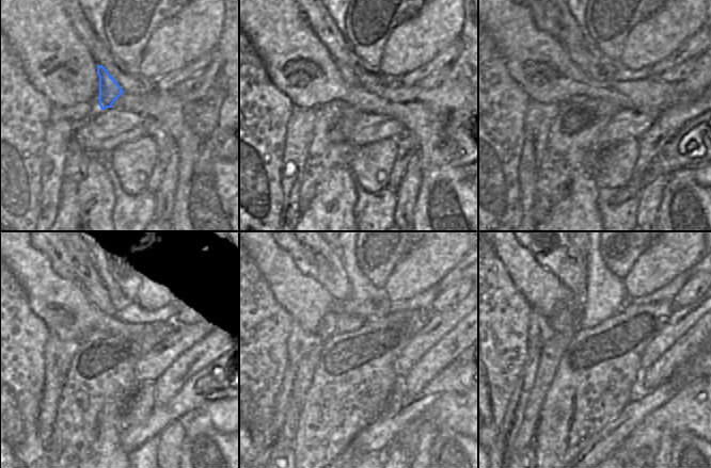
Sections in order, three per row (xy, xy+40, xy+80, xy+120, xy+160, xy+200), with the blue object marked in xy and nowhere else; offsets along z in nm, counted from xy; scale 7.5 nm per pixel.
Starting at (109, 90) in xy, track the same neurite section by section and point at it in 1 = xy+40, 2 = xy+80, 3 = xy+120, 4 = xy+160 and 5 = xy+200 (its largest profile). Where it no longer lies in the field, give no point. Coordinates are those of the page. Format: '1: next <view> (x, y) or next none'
1: next xy+40 (348, 76)
2: next xy+80 (580, 58)
3: next xy+120 (70, 258)
4: next xy+160 (312, 254)
5: next xy+200 (555, 253)

